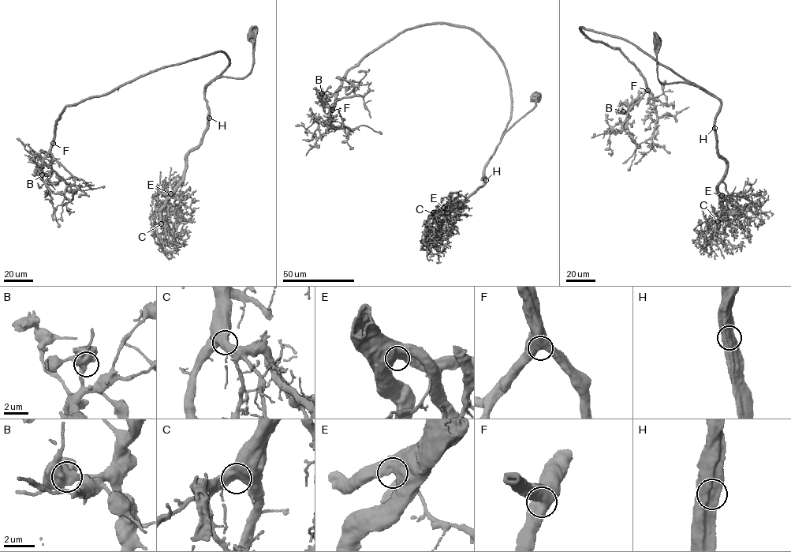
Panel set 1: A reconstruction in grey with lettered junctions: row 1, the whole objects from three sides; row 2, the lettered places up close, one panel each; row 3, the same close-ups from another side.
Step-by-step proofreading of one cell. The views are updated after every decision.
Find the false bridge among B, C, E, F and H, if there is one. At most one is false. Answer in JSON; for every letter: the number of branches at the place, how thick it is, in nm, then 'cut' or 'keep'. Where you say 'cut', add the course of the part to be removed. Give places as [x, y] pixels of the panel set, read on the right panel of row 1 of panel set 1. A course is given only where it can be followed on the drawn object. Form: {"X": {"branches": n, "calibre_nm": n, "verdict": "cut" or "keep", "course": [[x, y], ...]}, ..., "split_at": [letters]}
{"B": {"branches": 2, "calibre_nm": 700, "verdict": "keep"}, "C": {"branches": 2, "calibre_nm": 650, "verdict": "keep"}, "E": {"branches": 2, "calibre_nm": 650, "verdict": "keep"}, "F": {"branches": 2, "calibre_nm": 650, "verdict": "keep"}, "H": {"branches": 2, "calibre_nm": 700, "verdict": "keep"}, "split_at": []}

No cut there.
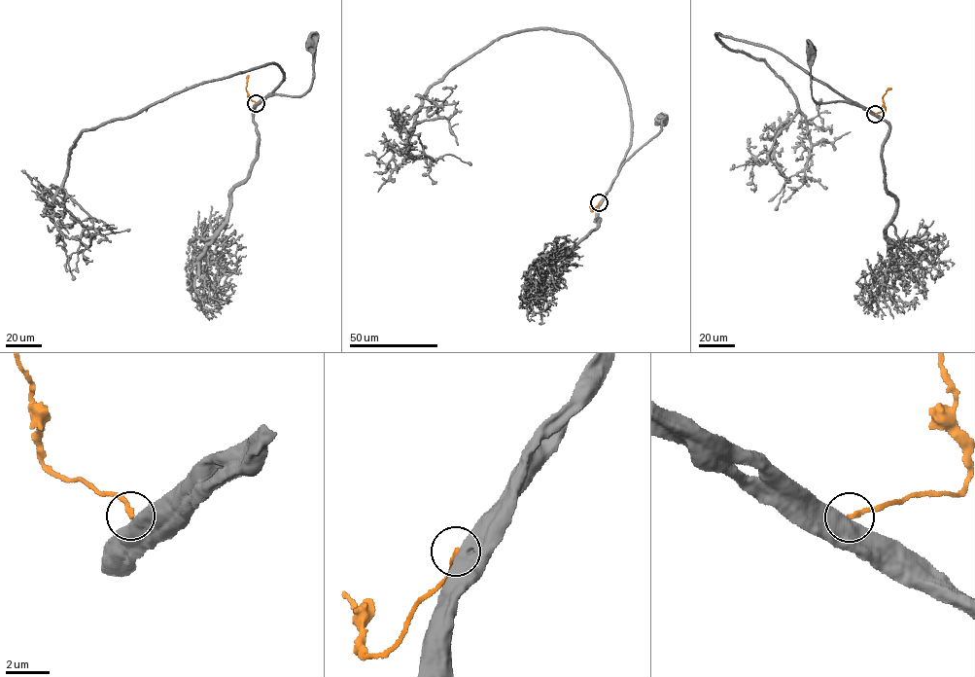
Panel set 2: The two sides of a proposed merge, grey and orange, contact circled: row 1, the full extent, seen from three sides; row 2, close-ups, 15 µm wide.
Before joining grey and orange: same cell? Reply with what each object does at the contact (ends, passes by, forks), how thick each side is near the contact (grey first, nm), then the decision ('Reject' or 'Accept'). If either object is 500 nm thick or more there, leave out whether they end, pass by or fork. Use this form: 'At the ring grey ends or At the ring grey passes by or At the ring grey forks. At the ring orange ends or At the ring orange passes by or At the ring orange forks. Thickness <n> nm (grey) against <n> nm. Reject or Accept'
Thickness 750 nm (grey) against 200 nm. Reject

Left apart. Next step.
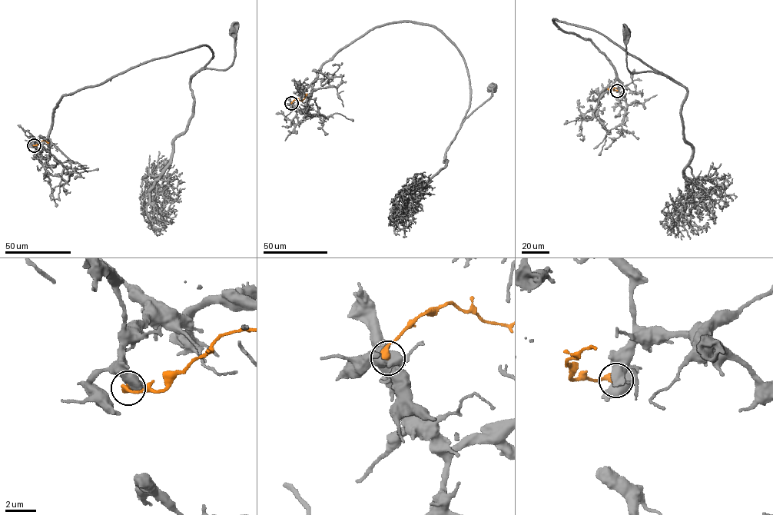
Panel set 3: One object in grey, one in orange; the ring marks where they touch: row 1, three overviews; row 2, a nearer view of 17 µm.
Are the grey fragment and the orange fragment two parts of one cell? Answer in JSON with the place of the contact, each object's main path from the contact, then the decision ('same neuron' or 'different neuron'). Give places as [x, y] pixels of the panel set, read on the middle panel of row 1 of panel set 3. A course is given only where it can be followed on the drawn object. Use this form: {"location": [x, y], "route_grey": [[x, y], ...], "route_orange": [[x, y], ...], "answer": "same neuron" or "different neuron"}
{"location": [291, 103], "route_grey": [[291, 104], [303, 109], [337, 52], [409, 21], [435, 26], [462, 57], [460, 127], [492, 88]], "route_orange": [[291, 103], [296, 99], [302, 101], [306, 93]], "answer": "different neuron"}

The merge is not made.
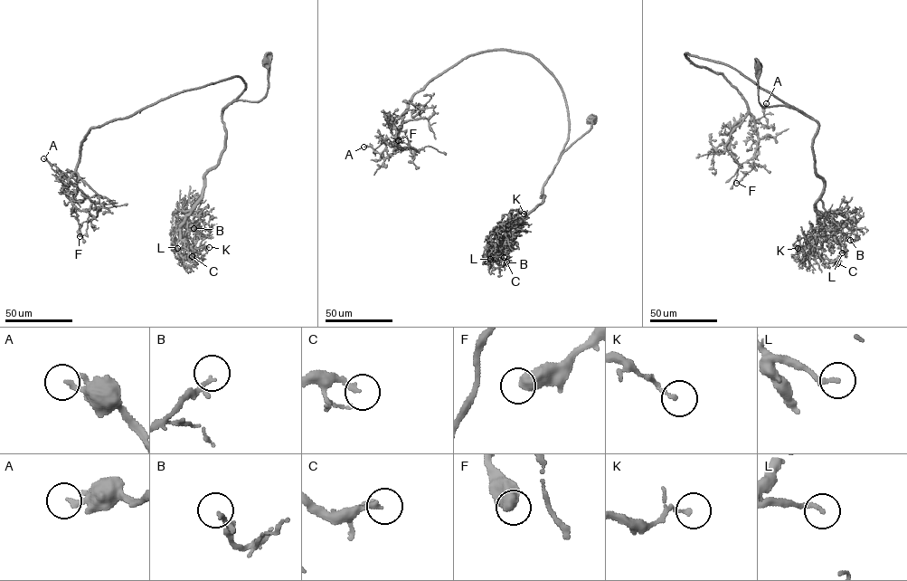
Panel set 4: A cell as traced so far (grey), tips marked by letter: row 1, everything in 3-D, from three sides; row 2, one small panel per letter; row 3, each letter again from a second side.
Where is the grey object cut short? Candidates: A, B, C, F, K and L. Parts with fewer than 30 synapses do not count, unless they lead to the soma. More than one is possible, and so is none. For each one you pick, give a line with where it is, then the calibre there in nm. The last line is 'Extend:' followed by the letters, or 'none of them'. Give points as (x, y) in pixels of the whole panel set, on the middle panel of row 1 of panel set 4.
Extend: none of them

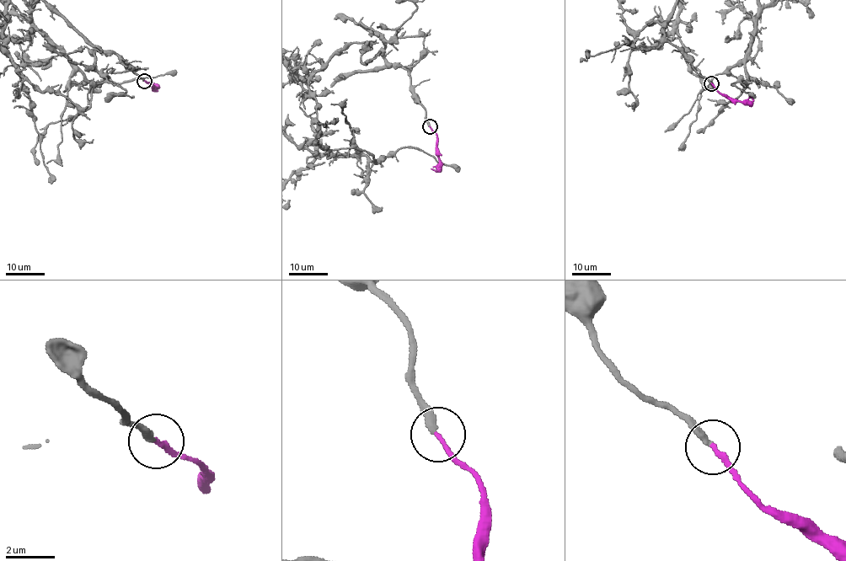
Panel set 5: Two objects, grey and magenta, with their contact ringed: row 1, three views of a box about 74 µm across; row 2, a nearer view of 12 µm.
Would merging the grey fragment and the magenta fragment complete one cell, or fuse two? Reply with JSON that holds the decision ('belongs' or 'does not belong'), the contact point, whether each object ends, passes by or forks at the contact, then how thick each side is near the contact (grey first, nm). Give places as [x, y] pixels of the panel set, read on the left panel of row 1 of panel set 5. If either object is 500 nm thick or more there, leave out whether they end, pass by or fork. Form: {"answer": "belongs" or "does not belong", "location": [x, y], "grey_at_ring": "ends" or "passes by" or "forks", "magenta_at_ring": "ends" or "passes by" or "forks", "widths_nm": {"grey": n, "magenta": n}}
{"answer": "belongs", "location": [144, 81], "grey_at_ring": "ends", "magenta_at_ring": "ends", "widths_nm": {"grey": 280, "magenta": 200}}

